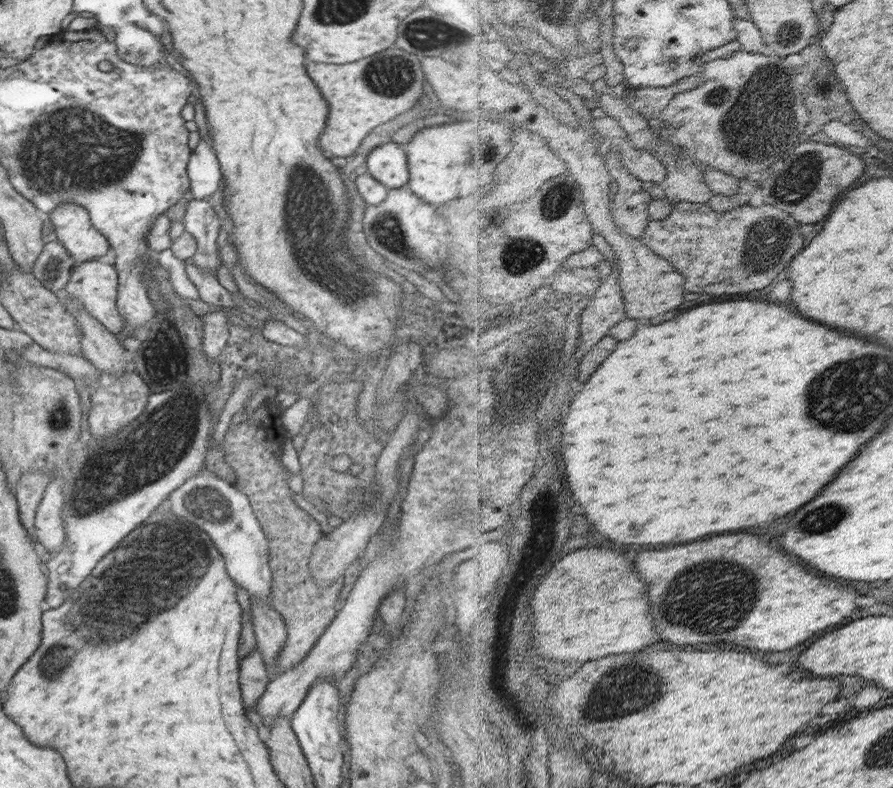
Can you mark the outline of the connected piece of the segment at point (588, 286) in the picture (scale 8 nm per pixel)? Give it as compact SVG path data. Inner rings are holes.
M581 267L572 270L560 270L548 284L547 289L555 294L582 294L593 296L596 289L603 285L596 267Z

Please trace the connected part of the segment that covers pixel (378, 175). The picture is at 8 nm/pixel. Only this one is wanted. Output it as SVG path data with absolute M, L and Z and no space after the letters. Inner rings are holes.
M398 144L374 147L367 155L367 172L389 189L403 187L409 181L407 156Z

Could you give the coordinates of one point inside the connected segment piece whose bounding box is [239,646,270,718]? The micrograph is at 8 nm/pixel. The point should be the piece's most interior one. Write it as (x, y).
(253, 676)

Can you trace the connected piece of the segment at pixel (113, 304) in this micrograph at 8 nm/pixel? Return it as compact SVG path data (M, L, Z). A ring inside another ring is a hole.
M92 259L83 263L78 262L77 269L73 271L64 289L69 298L75 298L85 312L91 314L110 334L117 337L125 326L124 319L122 319L117 308L118 285L119 276L116 267L112 264L100 262L99 259Z

